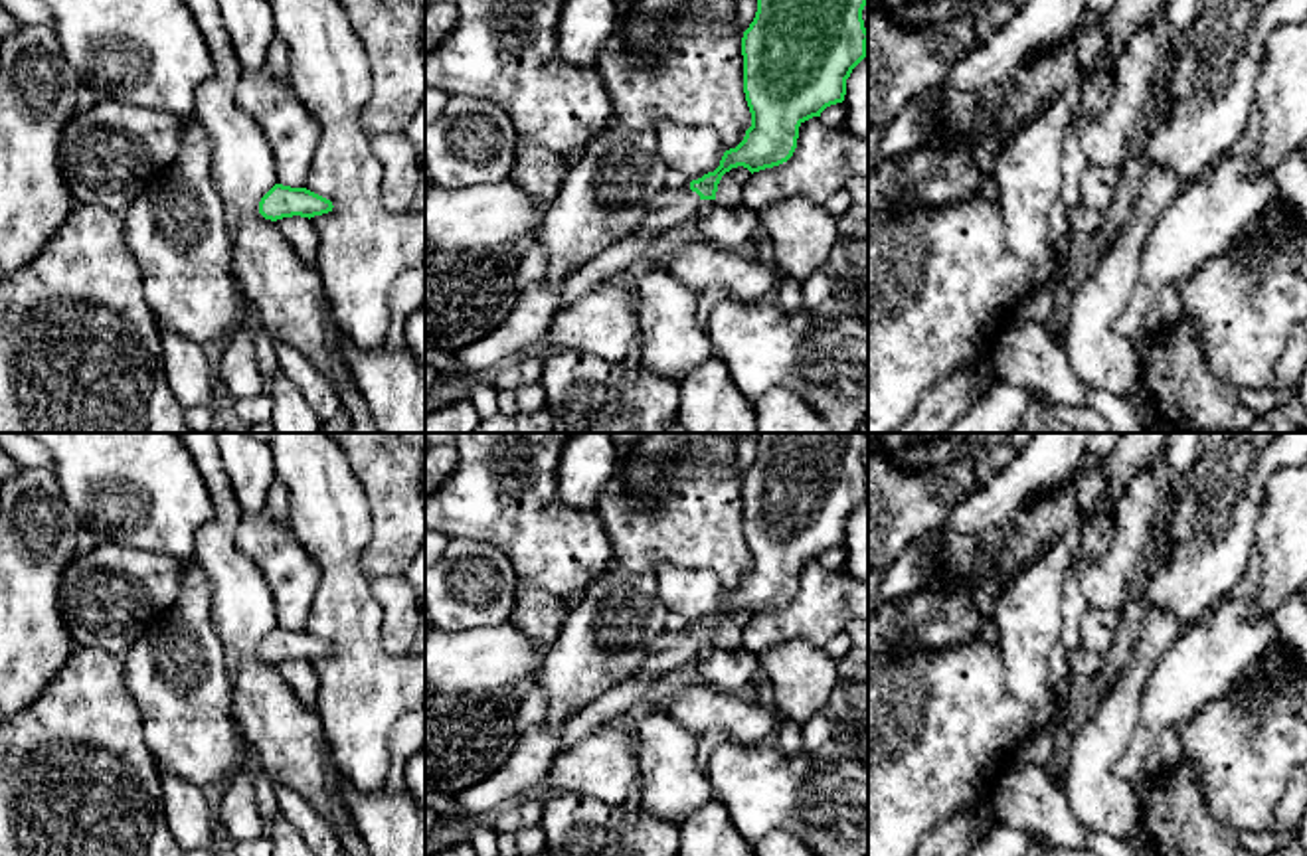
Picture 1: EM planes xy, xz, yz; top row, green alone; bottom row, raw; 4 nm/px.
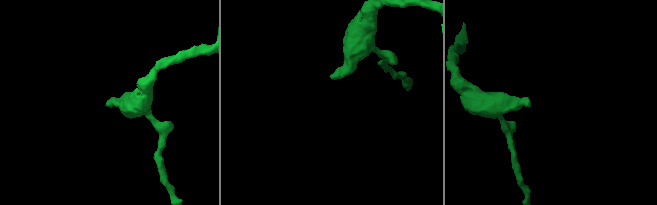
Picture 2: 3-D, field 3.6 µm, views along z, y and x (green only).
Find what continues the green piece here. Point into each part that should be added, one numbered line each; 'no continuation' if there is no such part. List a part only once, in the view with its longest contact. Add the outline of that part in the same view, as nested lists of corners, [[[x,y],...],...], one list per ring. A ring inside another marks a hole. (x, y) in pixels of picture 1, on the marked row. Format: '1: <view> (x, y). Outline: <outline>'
1: xz (671, 208). Outline: [[[690,188],[664,190],[645,204],[647,215],[631,235],[656,237],[688,219],[696,219],[700,202],[700,196]]]

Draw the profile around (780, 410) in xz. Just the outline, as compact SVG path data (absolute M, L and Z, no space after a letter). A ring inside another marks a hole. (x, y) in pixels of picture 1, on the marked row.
M775 387L753 401L755 433L832 433L828 423L797 393Z

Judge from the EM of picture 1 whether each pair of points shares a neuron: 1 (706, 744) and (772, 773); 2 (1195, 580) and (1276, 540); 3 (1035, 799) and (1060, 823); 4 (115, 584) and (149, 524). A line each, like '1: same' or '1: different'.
1: different
2: different
3: same
4: different

